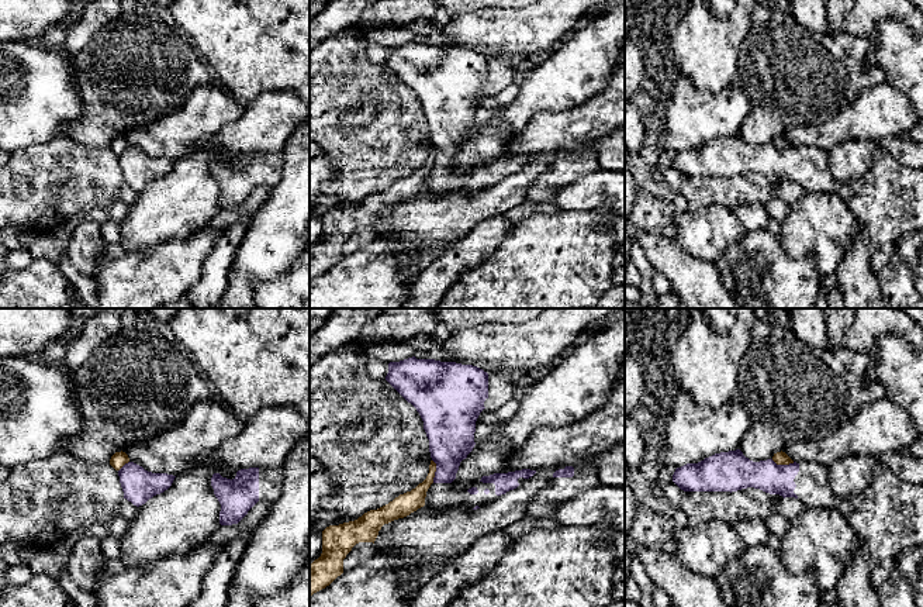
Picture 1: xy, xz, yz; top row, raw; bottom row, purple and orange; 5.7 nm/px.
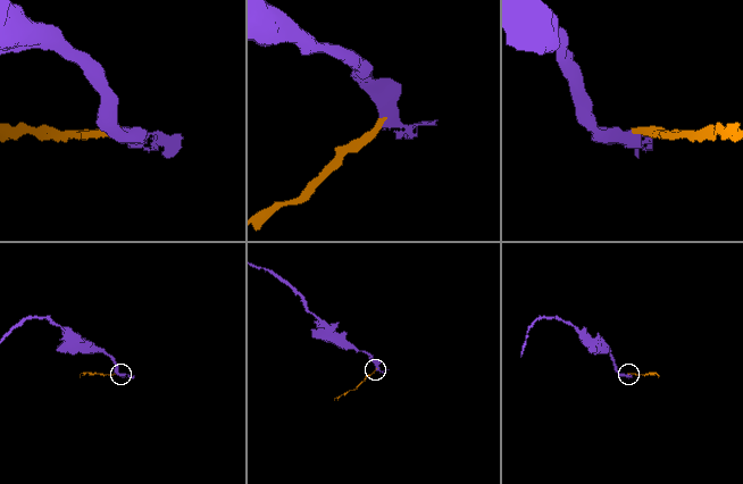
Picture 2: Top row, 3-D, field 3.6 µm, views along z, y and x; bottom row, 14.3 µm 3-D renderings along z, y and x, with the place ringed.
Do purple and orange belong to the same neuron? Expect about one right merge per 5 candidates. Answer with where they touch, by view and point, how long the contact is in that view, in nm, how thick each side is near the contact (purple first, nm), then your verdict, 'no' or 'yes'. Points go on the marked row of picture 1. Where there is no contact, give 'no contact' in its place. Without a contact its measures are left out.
xz (436, 471) | 140 nm | 280/120 nm | no

